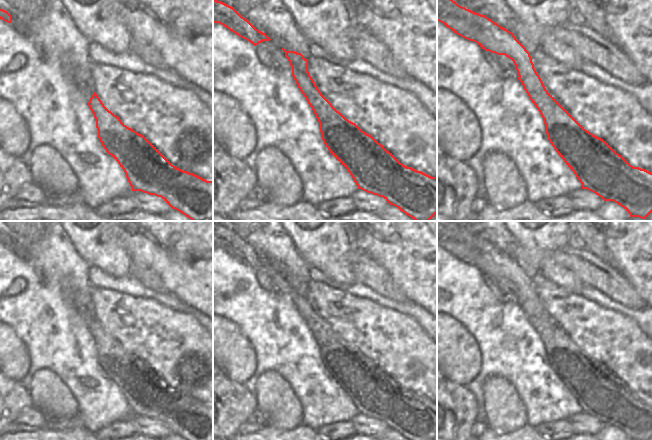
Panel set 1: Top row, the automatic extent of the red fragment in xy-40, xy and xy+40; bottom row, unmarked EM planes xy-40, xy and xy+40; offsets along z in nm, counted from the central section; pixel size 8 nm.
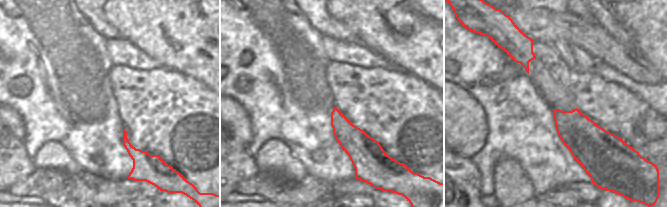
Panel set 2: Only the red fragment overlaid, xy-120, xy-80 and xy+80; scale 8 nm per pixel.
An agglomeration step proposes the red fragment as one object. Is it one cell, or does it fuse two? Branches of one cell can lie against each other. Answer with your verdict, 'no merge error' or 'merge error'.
merge error

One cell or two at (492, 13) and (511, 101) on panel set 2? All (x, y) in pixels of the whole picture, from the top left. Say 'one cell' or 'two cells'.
two cells

